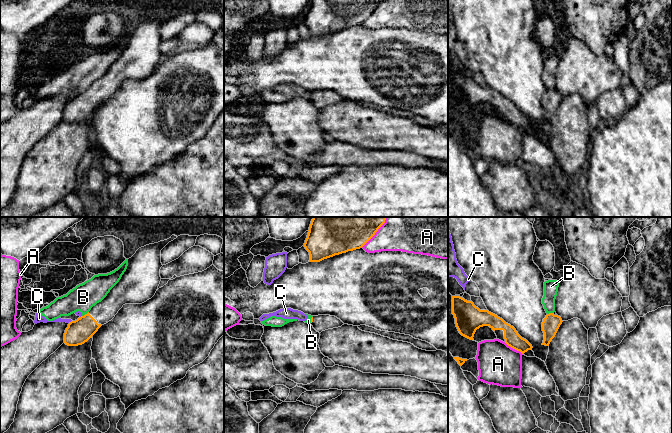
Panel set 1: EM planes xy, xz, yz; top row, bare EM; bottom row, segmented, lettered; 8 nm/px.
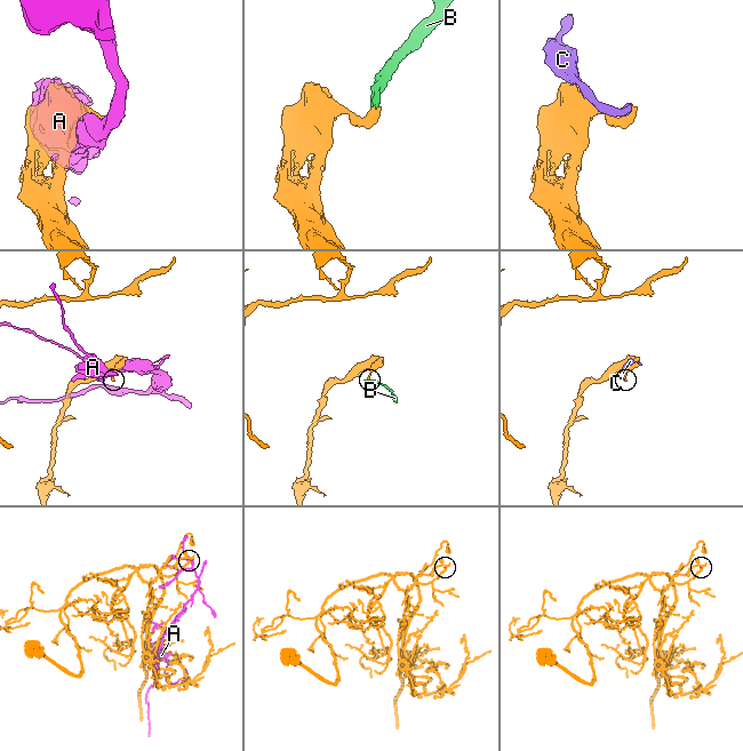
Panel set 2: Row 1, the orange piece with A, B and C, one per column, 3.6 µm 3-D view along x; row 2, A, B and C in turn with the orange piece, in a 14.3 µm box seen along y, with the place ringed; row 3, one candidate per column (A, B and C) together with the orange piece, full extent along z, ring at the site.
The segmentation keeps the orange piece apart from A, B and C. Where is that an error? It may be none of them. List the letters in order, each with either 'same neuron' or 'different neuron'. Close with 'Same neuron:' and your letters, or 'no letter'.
A: different neuron
B: different neuron
C: different neuron
Same neuron: no letter

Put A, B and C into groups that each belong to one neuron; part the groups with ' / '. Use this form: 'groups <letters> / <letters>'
groups A / B C

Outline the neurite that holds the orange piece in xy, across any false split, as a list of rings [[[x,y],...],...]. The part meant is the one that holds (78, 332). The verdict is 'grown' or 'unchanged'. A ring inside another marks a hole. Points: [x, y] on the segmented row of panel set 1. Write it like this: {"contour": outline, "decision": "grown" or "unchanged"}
{"contour": [[[172,235],[169,239],[158,243],[149,244],[139,248],[136,253],[128,259],[128,266],[119,282],[110,290],[107,296],[91,310],[75,321],[71,321],[64,333],[64,343],[68,346],[78,346],[87,342],[98,331],[98,329],[111,321],[125,304],[142,304],[151,299],[160,284],[161,250],[177,236]]], "decision": "grown"}

